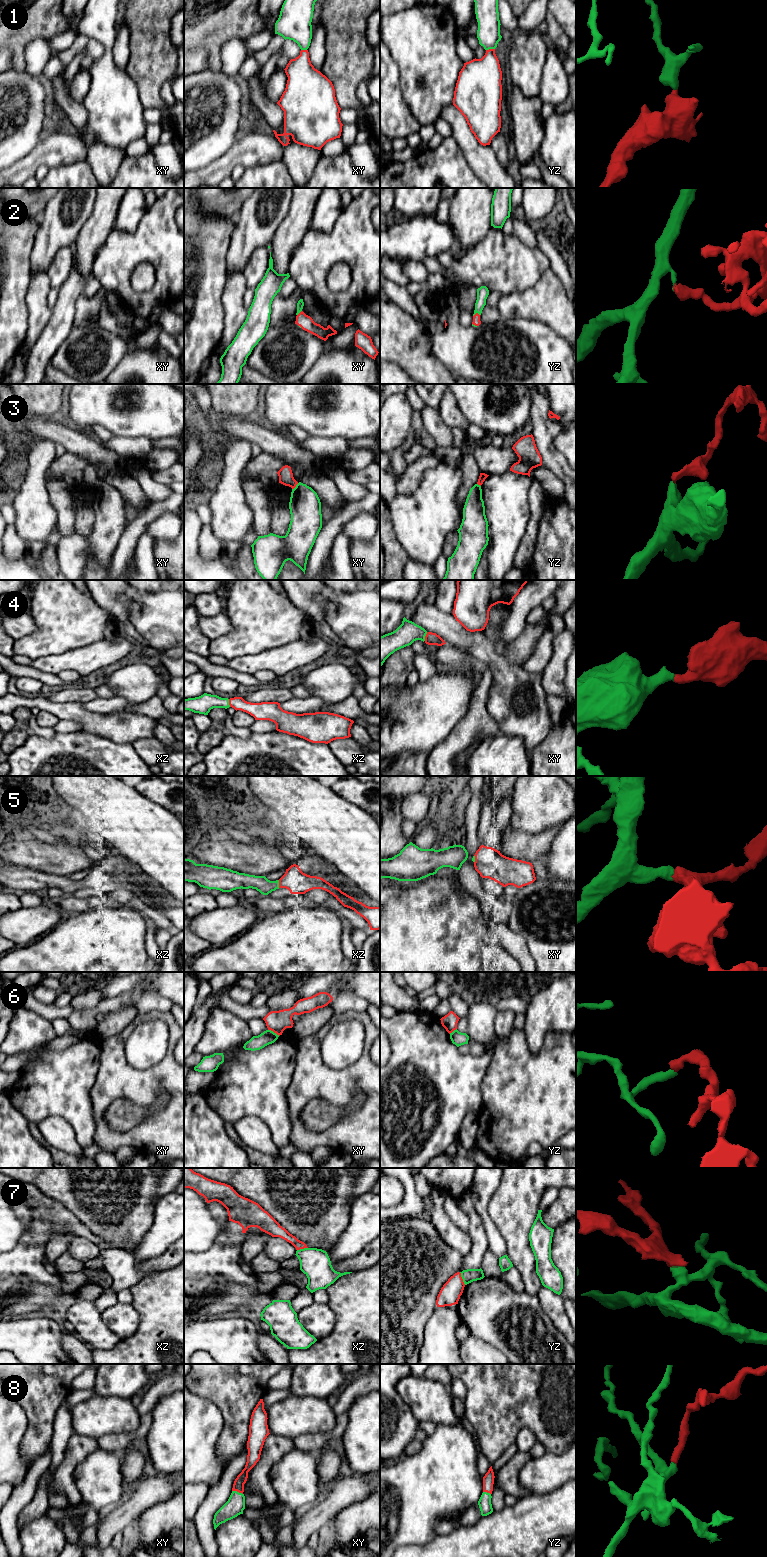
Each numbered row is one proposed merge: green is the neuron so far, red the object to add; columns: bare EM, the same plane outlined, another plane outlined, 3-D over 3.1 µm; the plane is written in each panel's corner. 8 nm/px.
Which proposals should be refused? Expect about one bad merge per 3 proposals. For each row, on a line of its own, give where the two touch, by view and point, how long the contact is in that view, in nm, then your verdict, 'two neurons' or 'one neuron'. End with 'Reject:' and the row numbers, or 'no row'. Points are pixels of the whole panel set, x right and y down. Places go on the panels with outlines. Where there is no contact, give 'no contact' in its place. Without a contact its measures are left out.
1: yz (490, 48) | 70 nm | one neuron
2: yz (476, 312) | 60 nm | one neuron
3: xy (296, 486) | 80 nm | two neurons
4: xy (425, 635) | 80 nm | one neuron
5: xz (278, 884) | 60 nm | one neuron
6: xy (273, 1032) | 110 nm | two neurons
7: yz (462, 1278) | 120 nm | two neurons
8: xy (236, 1491) | 90 nm | one neuron
Reject: 3, 6, 7

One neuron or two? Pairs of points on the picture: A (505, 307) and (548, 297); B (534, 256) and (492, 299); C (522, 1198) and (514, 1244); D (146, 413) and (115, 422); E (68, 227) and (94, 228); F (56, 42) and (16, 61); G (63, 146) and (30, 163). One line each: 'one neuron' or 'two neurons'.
A: one neuron
B: two neurons
C: one neuron
D: one neuron
E: two neurons
F: two neurons
G: one neuron

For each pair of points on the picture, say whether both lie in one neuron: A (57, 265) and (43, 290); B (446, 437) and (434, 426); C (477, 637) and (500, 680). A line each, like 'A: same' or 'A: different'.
A: different
B: same
C: same

